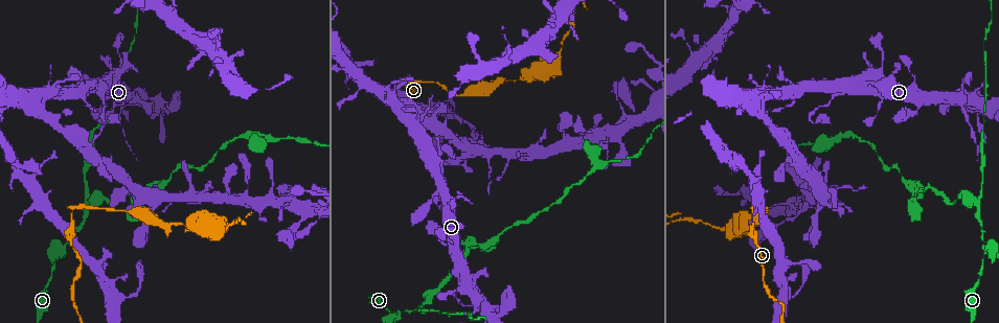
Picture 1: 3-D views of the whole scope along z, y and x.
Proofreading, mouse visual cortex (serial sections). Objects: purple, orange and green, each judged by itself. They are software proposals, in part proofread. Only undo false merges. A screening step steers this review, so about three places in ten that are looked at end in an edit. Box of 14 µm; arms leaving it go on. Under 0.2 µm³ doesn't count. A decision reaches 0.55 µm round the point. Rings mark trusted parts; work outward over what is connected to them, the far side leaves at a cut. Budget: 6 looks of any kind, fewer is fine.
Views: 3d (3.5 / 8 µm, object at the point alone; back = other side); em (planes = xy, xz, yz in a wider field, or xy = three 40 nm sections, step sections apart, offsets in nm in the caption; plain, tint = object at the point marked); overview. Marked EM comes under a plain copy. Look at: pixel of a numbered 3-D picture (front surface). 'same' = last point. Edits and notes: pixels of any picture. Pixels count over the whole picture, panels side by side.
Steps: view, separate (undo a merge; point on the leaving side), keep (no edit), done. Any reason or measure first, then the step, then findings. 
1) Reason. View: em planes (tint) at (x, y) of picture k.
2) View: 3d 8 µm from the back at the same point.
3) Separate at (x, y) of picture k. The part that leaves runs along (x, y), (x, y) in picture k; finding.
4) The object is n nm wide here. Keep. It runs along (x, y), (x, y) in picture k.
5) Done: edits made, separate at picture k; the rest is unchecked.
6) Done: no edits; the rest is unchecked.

Narrows sharply. View: 3d 3.5 µm at (72, 215) of picture 1.

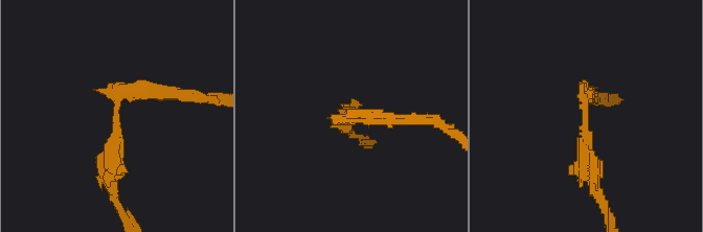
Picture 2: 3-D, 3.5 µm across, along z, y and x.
Shape alone is not enough. View: em planes (tint) at (588, 110) of picture 2.

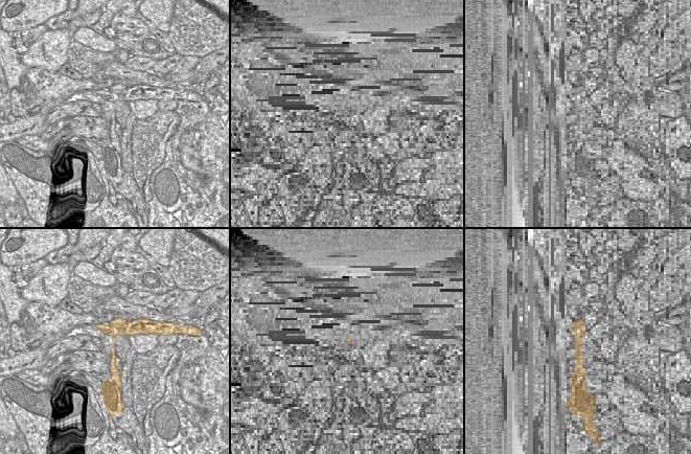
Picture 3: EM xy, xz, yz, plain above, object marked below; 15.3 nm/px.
Separate at (379, 119) of picture 2. Two cells meet here.

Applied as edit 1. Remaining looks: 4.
Redraw. View: overview.

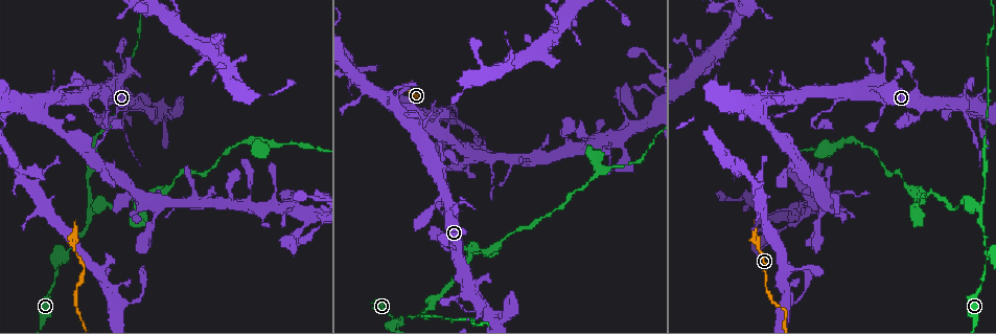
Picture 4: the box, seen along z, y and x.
Three arms meet. View: 3d 3.5 µm from the back at (48, 101) of picture 4.

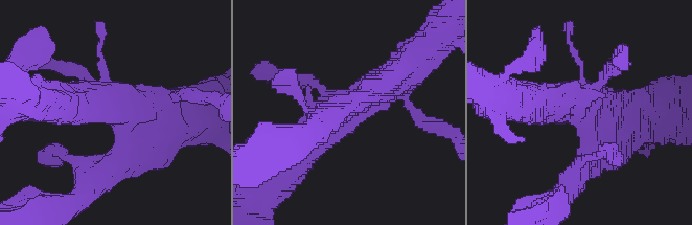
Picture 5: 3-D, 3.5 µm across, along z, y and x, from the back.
View: em xy step 2 (tint) at (118, 107) of picture 5.

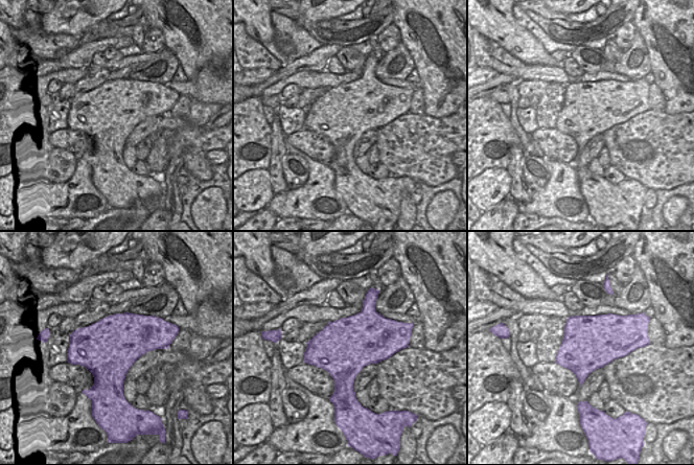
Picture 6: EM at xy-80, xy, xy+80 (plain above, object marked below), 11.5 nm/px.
Keep. It runs along (60, 100), (123, 114), (108, 169) in picture 5; one cell here.

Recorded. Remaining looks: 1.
Done: edits made, separate at picture 2; the rest is unchecked.

